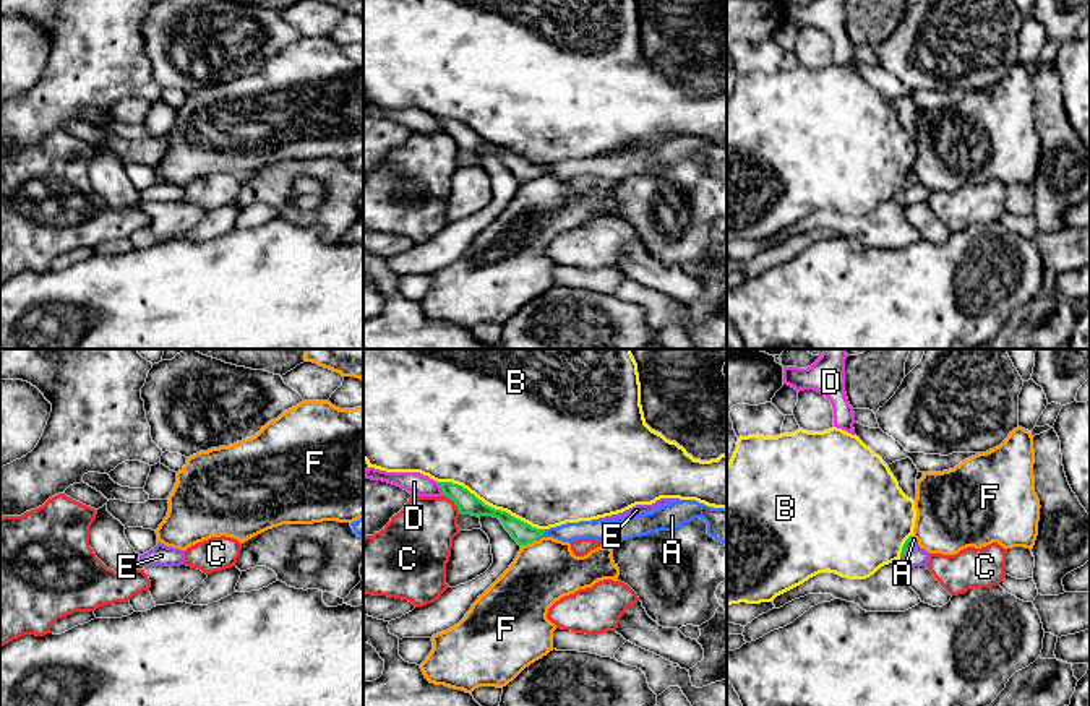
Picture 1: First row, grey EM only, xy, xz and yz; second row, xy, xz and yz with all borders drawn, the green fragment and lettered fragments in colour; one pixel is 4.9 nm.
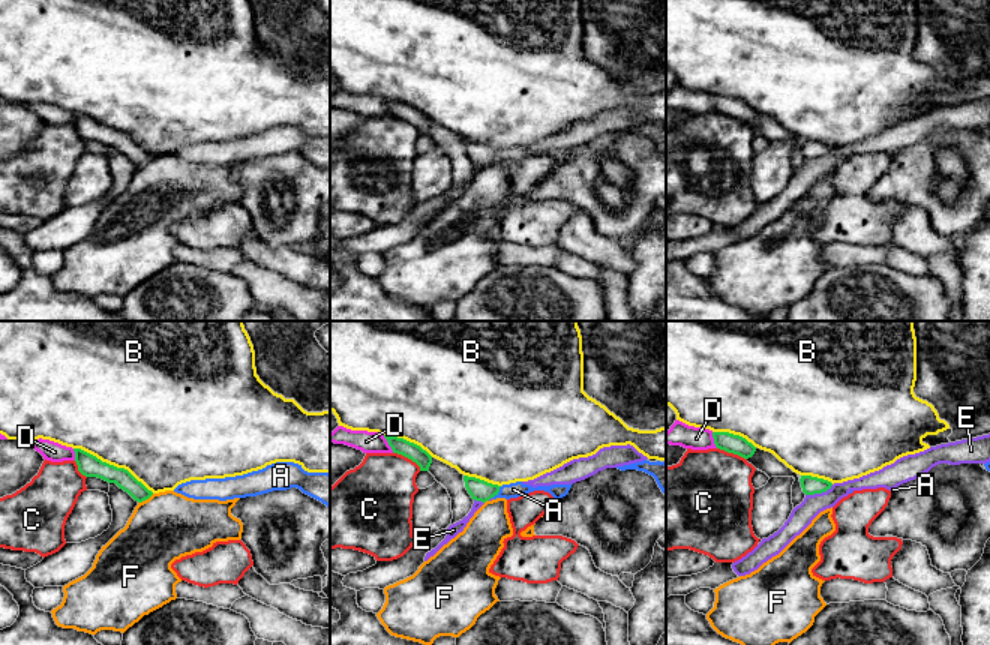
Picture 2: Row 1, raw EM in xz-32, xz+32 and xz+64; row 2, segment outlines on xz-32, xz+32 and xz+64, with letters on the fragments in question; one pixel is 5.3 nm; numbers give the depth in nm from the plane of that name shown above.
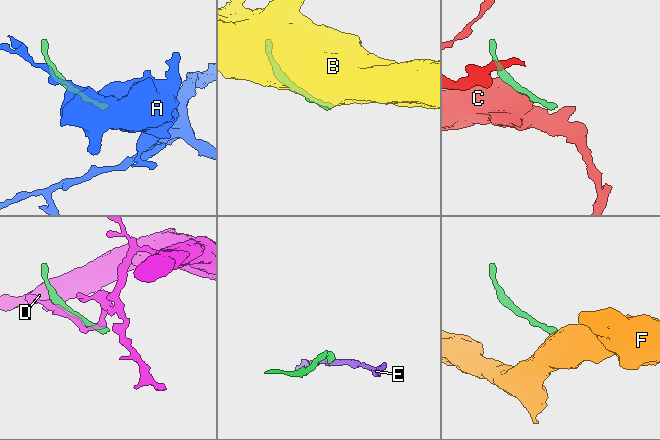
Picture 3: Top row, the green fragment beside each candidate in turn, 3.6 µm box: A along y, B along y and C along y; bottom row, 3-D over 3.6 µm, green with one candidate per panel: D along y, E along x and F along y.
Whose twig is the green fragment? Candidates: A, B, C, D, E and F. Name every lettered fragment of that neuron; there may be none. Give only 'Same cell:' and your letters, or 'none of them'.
Same cell: A

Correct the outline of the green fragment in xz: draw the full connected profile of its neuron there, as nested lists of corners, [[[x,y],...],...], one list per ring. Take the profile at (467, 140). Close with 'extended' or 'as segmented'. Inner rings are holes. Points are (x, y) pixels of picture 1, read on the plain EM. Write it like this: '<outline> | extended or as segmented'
[[[438,118],[438,122],[444,133],[454,138],[459,151],[498,154],[519,182],[532,180],[542,174],[553,174],[563,179],[595,175],[605,182],[616,182],[623,177],[657,167],[680,166],[683,161],[691,159],[696,154],[707,159],[707,170],[710,174],[727,182],[727,144],[710,144],[696,136],[676,136],[654,146],[652,149],[642,149],[637,153],[566,159],[550,166],[537,166],[506,148],[485,141],[462,122],[453,118]]] | extended

